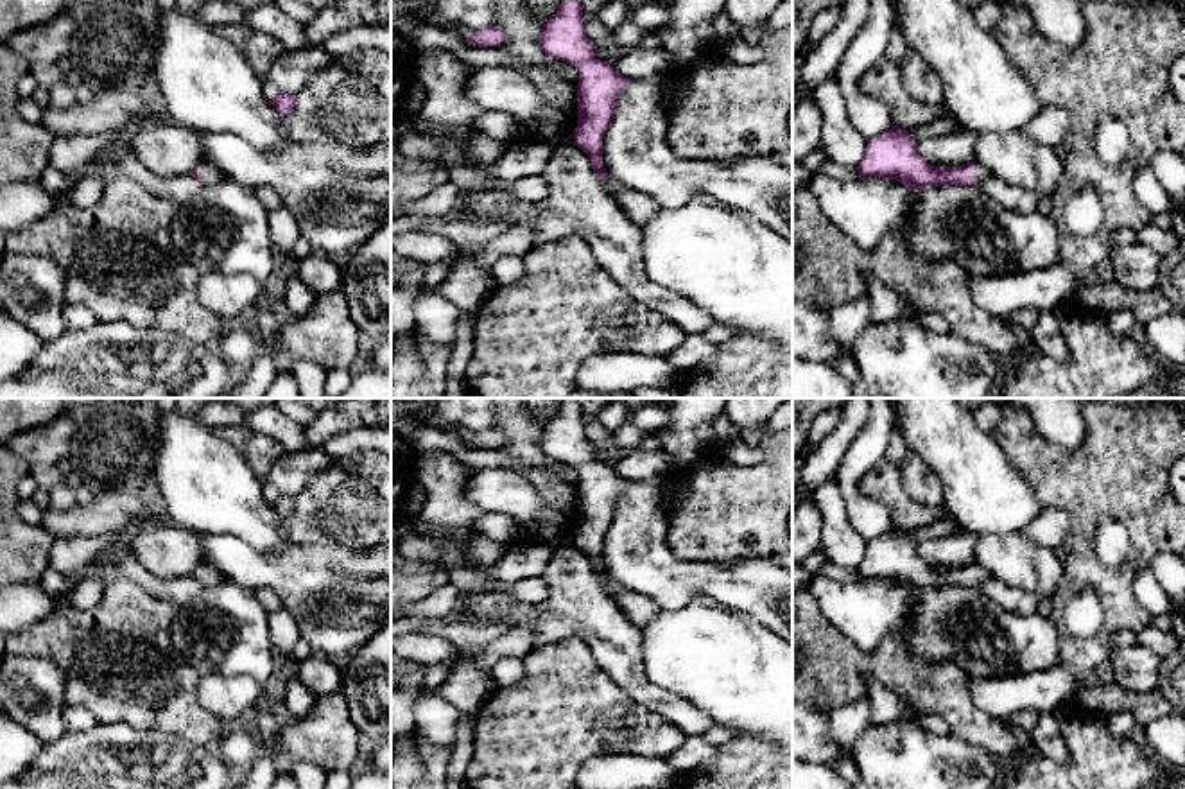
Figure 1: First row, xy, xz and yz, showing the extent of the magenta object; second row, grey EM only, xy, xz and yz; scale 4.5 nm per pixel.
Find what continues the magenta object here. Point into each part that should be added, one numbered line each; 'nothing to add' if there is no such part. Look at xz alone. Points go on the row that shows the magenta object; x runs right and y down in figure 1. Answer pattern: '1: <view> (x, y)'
1: xz (639, 208)

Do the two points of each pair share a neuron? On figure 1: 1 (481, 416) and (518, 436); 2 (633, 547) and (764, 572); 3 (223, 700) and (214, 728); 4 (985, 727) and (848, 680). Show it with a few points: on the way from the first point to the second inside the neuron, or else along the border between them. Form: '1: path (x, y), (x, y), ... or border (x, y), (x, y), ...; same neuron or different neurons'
1: border (497, 416), (493, 425); different neurons
2: path (666, 578), (732, 578); same neuron
3: border (201, 678), (198, 702), (224, 723); different neurons
4: path (951, 703), (897, 669), (881, 669); same neuron

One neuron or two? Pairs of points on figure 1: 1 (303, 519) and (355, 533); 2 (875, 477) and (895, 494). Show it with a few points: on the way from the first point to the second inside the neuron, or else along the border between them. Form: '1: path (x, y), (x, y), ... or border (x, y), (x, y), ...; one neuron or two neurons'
1: path (316, 519), (343, 520); one neuron
2: path (881, 483), (890, 490); one neuron

